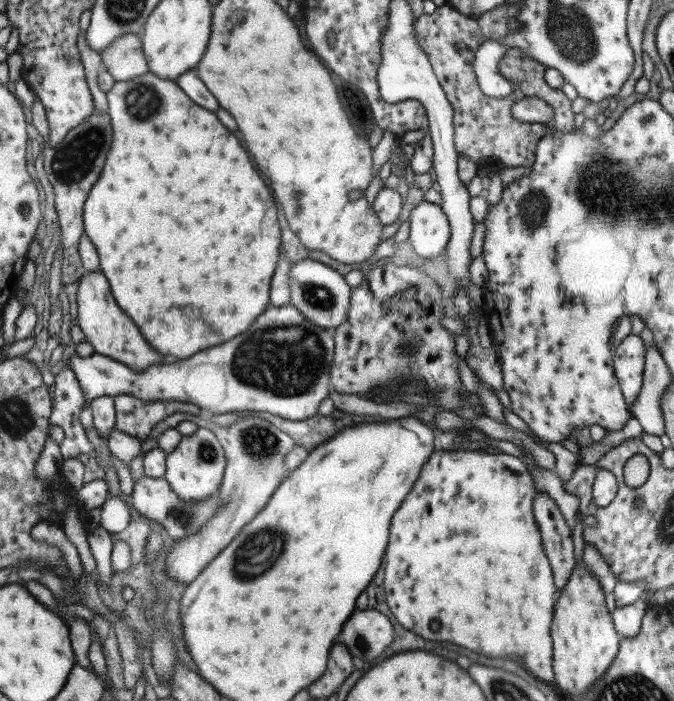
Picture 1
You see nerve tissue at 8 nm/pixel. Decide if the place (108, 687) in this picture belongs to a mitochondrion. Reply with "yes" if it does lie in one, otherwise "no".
no

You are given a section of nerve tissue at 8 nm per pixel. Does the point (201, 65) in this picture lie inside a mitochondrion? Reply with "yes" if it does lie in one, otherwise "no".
no

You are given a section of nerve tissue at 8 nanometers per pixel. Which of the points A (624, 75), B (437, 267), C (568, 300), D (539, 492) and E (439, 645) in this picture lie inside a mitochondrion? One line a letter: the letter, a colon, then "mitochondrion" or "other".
A: other
B: other
C: other
D: other
E: other

